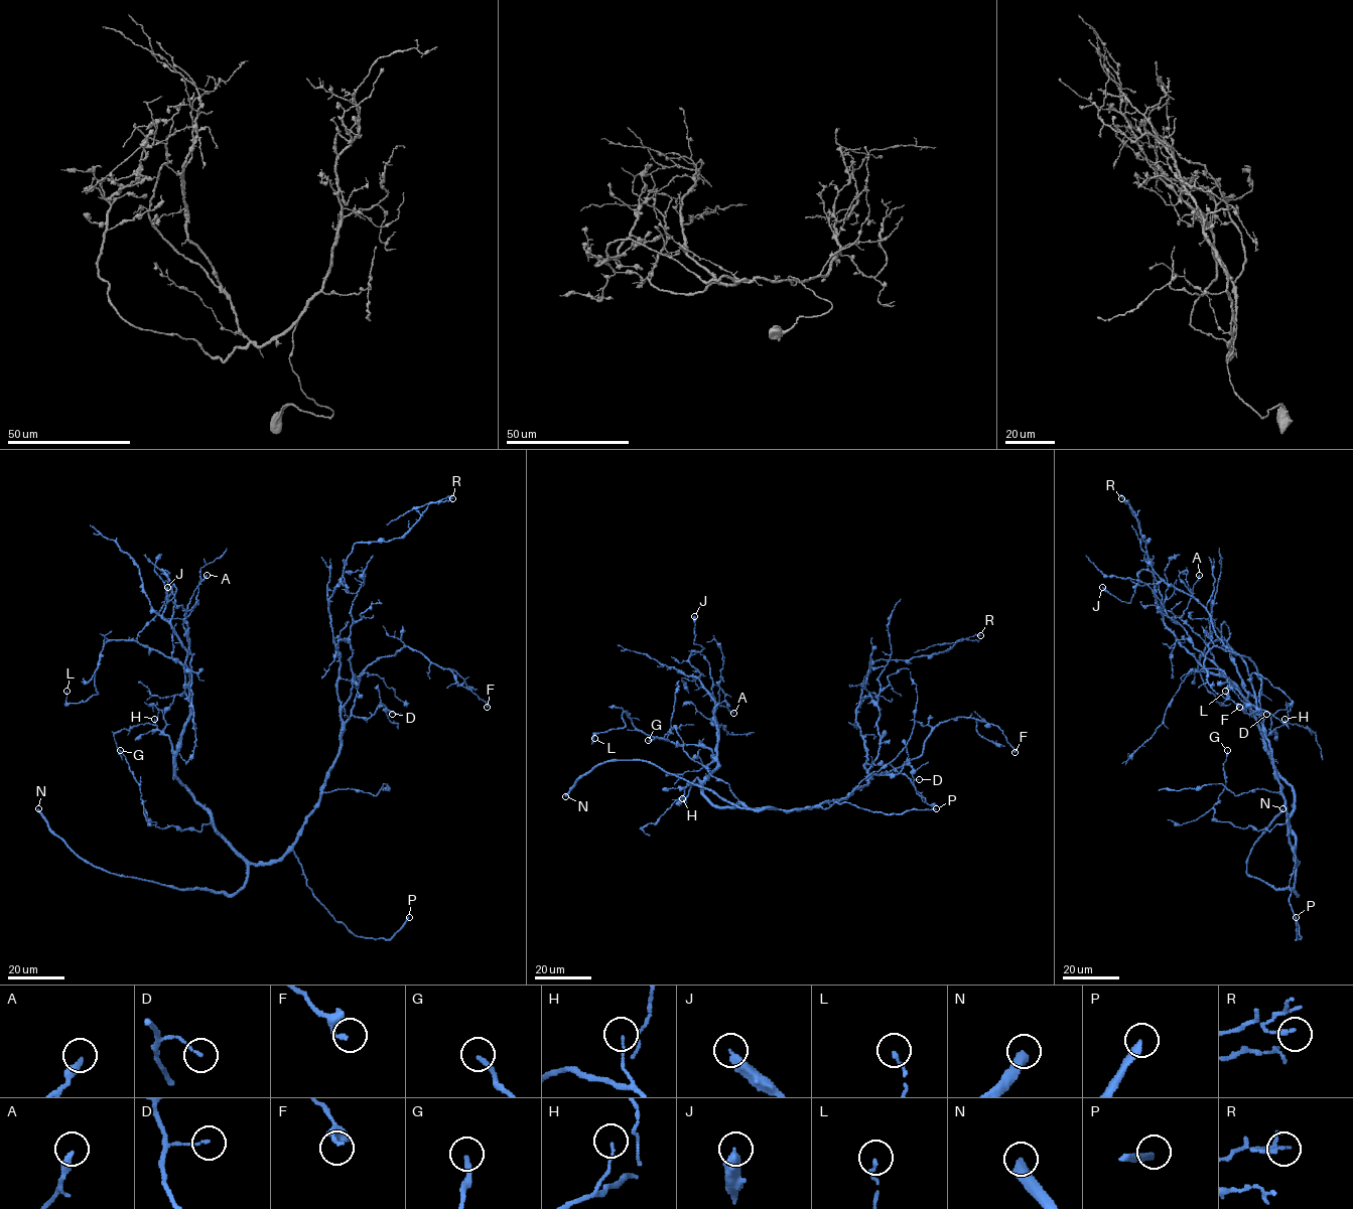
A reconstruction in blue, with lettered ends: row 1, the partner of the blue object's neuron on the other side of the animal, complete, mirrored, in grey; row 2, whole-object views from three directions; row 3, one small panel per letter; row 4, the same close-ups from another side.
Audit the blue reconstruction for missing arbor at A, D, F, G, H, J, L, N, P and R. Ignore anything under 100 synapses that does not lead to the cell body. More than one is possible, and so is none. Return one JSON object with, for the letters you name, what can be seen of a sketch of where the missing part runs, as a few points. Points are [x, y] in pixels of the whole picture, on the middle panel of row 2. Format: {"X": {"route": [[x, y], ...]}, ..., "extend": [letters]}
{"N": {"route": [[565, 796], [562, 803], [638, 780], [649, 767], [651, 724], [636, 711], [633, 697], [669, 692]]}, "P": {"route": [[936, 808], [959, 803], [991, 803], [1023, 792]]}, "extend": ["N", "P"]}

